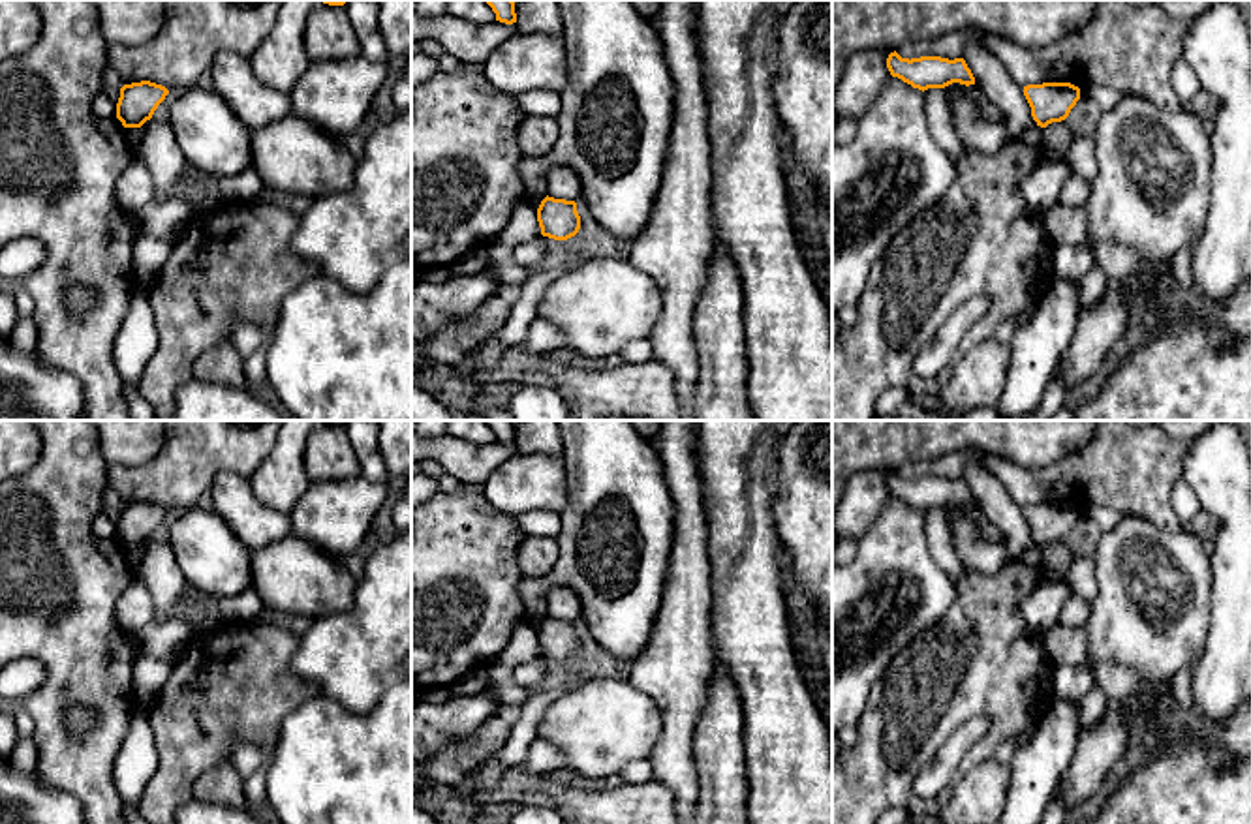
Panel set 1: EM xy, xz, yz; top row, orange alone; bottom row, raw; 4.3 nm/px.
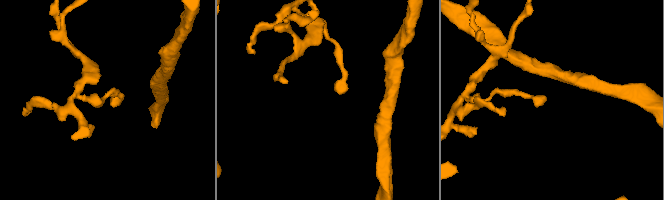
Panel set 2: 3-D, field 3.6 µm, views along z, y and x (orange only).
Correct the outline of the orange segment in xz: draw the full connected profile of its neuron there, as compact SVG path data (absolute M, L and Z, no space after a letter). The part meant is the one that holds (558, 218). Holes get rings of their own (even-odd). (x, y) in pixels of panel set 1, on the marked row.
M545 197L537 208L541 235L554 240L567 240L580 229L580 216L575 201Z

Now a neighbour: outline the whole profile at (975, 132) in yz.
M952 83L949 105L952 113L952 124L958 137L967 148L981 150L984 154L997 154L1009 141L1009 133L1003 122L984 120L971 98L967 96L965 84Z

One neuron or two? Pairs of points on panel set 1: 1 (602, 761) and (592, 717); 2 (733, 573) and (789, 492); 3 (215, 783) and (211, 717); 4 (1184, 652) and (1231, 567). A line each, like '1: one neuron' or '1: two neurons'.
1: one neuron
2: two neurons
3: two neurons
4: two neurons

